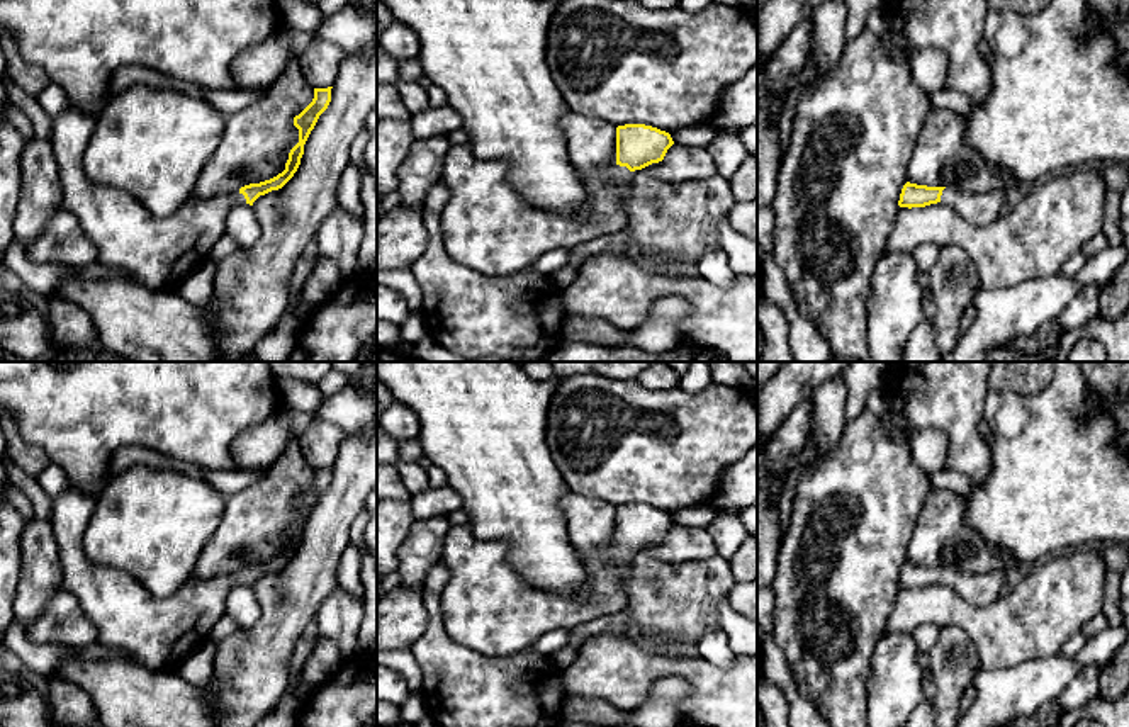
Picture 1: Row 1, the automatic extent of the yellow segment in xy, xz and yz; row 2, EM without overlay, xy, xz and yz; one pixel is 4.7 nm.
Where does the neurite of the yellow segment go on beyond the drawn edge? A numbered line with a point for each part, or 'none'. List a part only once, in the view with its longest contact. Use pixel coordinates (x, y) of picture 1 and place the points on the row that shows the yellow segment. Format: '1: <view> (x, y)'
1: xz (486, 226)

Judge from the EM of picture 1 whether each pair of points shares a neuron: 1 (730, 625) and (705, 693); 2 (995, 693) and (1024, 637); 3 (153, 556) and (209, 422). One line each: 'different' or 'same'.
1: different
2: different
3: different

